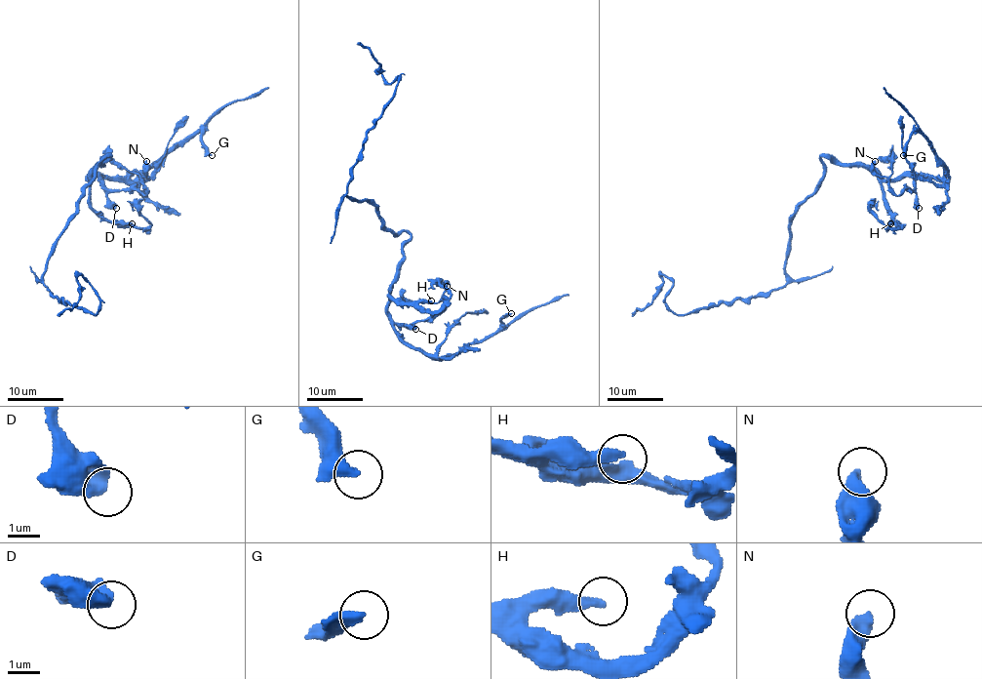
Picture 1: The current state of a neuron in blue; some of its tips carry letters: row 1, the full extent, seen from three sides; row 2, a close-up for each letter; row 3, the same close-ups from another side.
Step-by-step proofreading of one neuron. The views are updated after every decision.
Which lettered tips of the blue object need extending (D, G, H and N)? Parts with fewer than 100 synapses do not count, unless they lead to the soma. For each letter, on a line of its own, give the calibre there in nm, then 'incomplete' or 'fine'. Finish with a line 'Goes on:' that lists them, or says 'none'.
D: calibre 550 nm; fine
G: calibre 440 nm; incomplete
H: calibre 320 nm; fine
N: calibre 440 nm; fine
Goes on: G

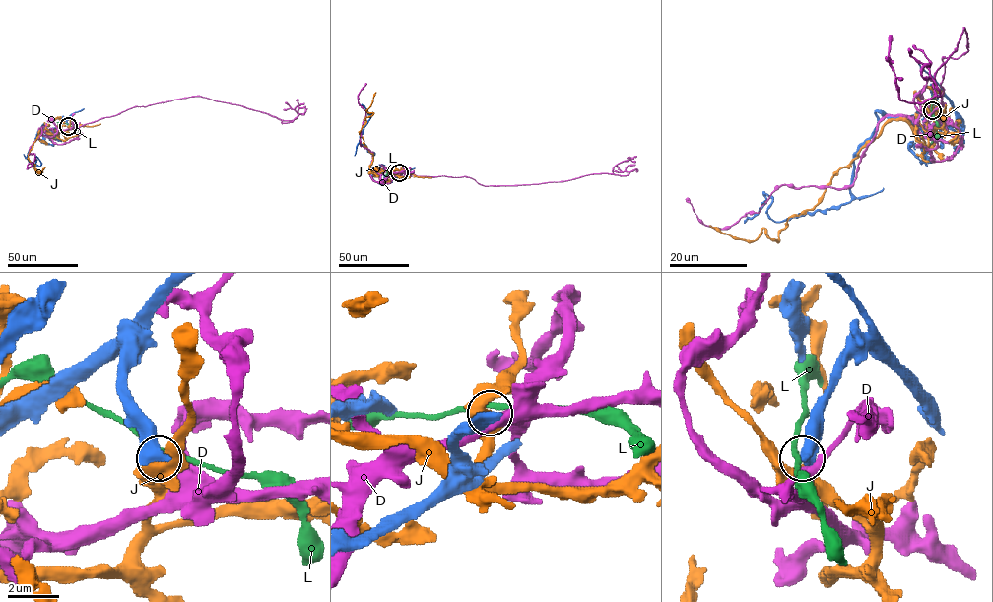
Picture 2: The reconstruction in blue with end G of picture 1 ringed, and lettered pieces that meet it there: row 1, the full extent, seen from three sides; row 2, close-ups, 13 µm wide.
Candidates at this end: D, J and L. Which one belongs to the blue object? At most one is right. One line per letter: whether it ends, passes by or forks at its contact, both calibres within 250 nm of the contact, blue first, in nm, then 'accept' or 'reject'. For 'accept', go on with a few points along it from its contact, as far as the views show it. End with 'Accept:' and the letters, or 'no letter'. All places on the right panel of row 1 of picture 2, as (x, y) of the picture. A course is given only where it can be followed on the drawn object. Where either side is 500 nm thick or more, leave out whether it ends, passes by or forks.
D: it passes by; 440 nm thick on the blue side, 360 nm on the other; reject
J: 550 nm thick on the blue side, 460 nm on the other; reject
L: it passes by; 480 nm thick on the blue side, 190 nm on the other; reject
Accept: no letter

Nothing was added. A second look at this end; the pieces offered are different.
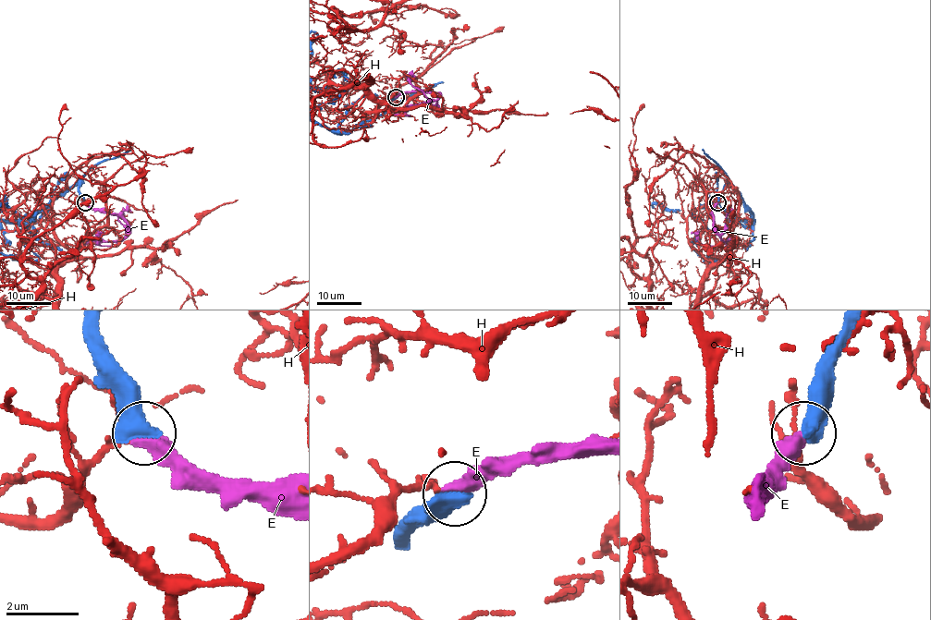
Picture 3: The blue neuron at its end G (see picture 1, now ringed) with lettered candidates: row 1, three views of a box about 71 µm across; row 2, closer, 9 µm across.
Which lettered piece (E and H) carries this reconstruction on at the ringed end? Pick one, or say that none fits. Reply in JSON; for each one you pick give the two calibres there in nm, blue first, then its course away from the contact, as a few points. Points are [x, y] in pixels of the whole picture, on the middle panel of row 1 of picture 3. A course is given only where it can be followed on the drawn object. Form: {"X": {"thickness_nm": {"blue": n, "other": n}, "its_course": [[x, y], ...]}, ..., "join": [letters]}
{"E": {"thickness_nm": {"blue": 550, "other": 480}, "its_course": [[395, 97], [405, 91], [438, 92], [439, 96], [430, 100], [418, 91], [410, 81], [412, 70]]}, "join": ["E"]}

